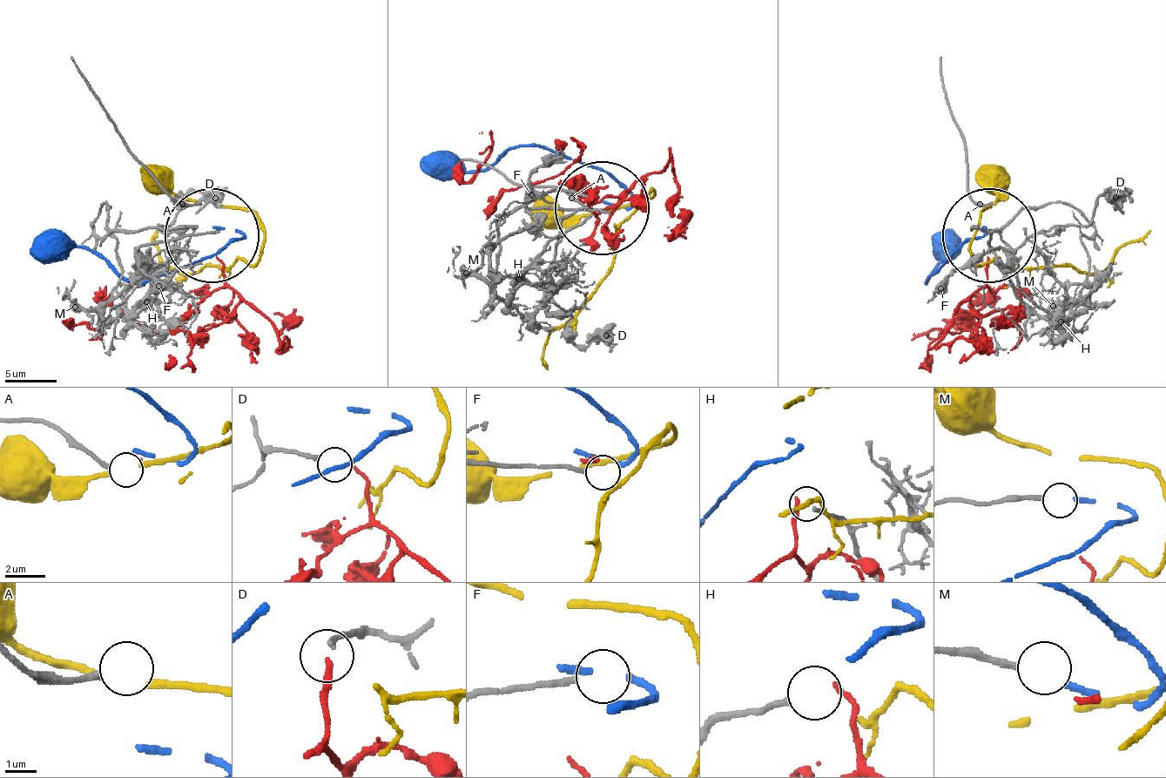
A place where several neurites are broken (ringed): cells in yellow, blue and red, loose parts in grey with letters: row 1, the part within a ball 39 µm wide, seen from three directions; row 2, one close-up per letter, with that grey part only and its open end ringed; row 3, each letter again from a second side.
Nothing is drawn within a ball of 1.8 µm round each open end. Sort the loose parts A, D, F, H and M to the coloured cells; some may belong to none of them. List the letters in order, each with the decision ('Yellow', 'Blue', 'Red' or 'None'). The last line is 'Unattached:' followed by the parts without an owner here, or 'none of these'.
A: None
D: Red
F: None
H: None
M: Blue
Unattached: A, F, H

